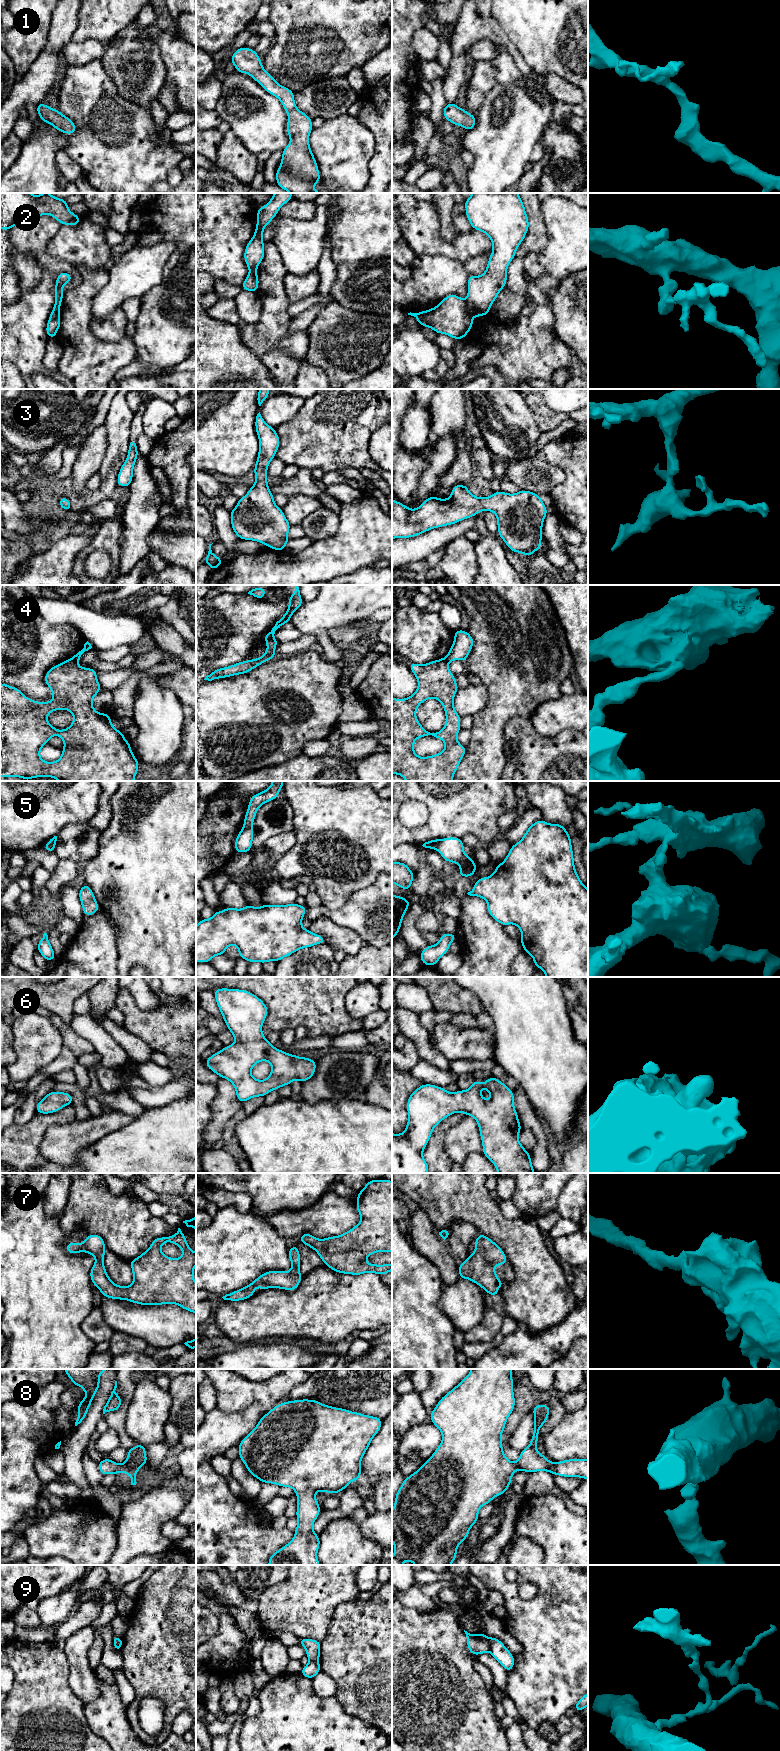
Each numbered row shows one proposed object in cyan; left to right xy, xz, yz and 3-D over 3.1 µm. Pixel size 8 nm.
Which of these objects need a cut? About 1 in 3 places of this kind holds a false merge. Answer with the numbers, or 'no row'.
2, 4, 5, 9

